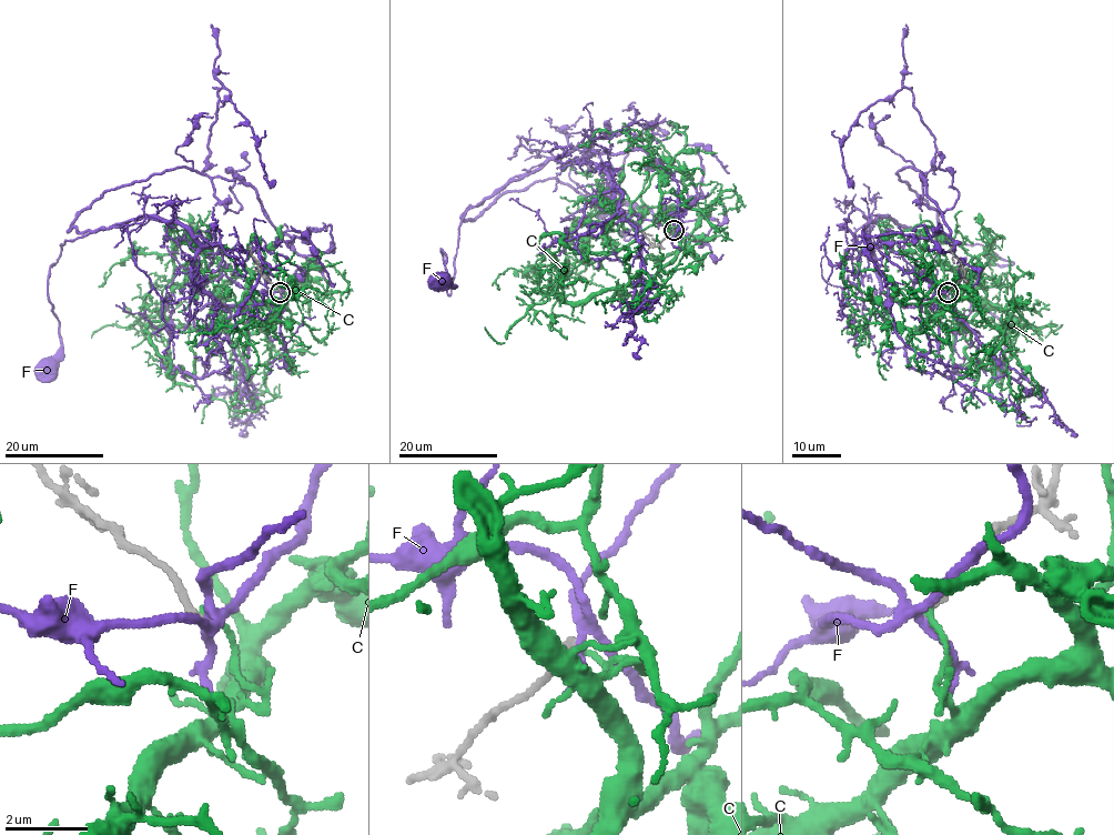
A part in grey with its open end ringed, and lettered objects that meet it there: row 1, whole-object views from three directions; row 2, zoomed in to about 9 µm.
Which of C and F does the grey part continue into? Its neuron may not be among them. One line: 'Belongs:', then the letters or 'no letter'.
Belongs: no letter

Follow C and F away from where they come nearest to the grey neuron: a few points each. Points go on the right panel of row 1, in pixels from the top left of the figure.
C: (950, 290), (1001, 333), (1020, 325), (956, 243), (922, 221), (889, 244), (879, 222), (891, 225)
F: (948, 291), (868, 251), (866, 228), (888, 218), (1013, 263), (979, 267), (968, 285), (1004, 330), (998, 365)

